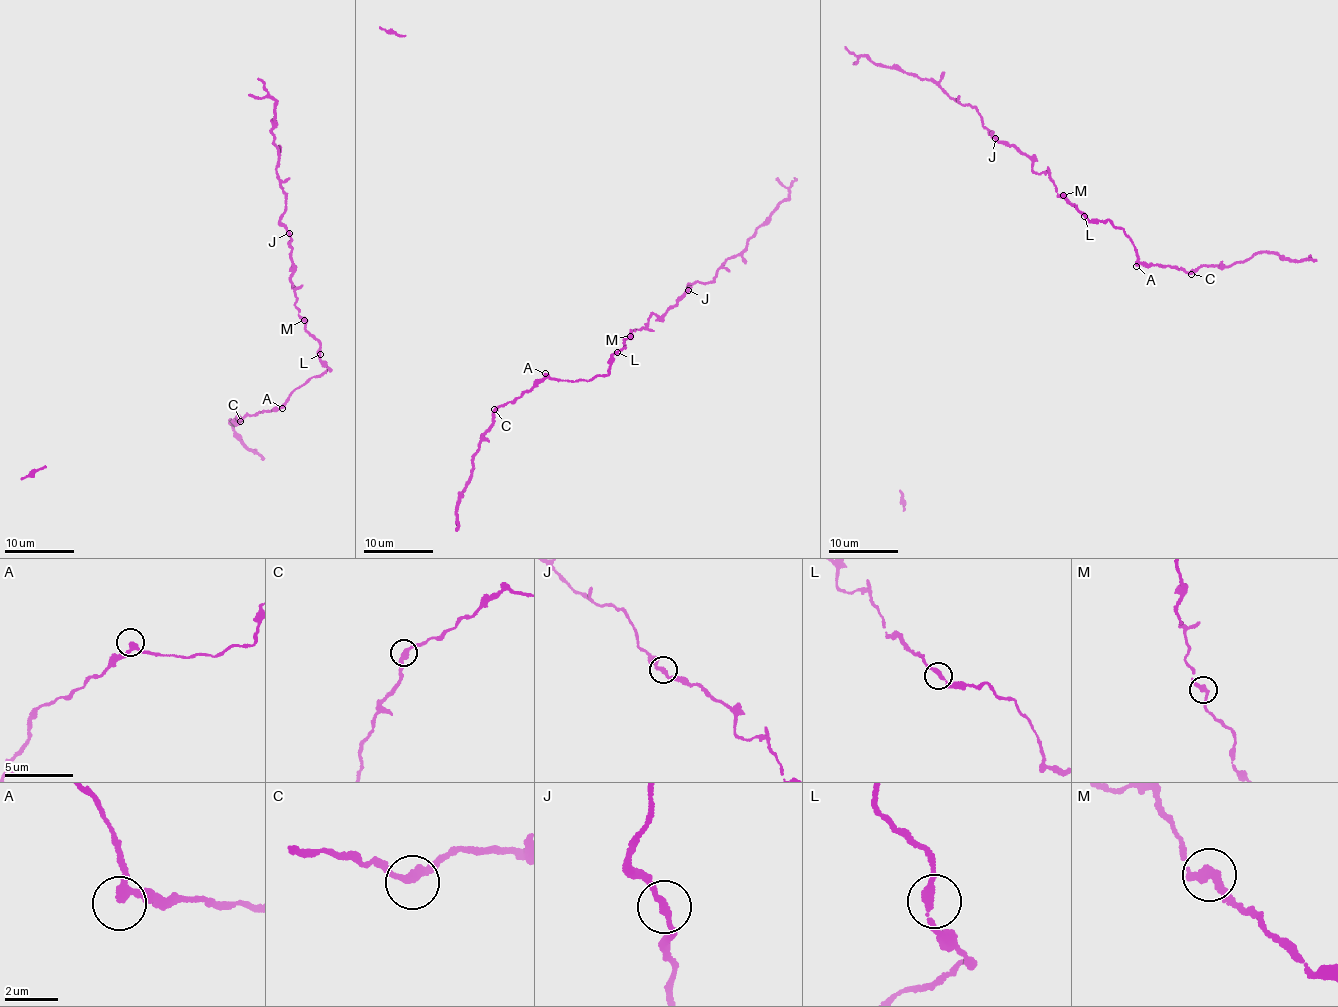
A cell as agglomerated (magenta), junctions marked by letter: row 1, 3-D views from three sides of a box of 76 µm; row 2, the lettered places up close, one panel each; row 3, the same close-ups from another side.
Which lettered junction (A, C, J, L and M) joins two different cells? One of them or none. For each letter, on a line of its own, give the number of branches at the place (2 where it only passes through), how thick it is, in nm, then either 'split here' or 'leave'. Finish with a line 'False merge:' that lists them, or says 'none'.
A: 2 | 240 nm | leave
C: 2 | 260 nm | leave
J: 2 | 240 nm | leave
L: 2 | 240 nm | leave
M: 2 | 240 nm | leave
False merge: none

